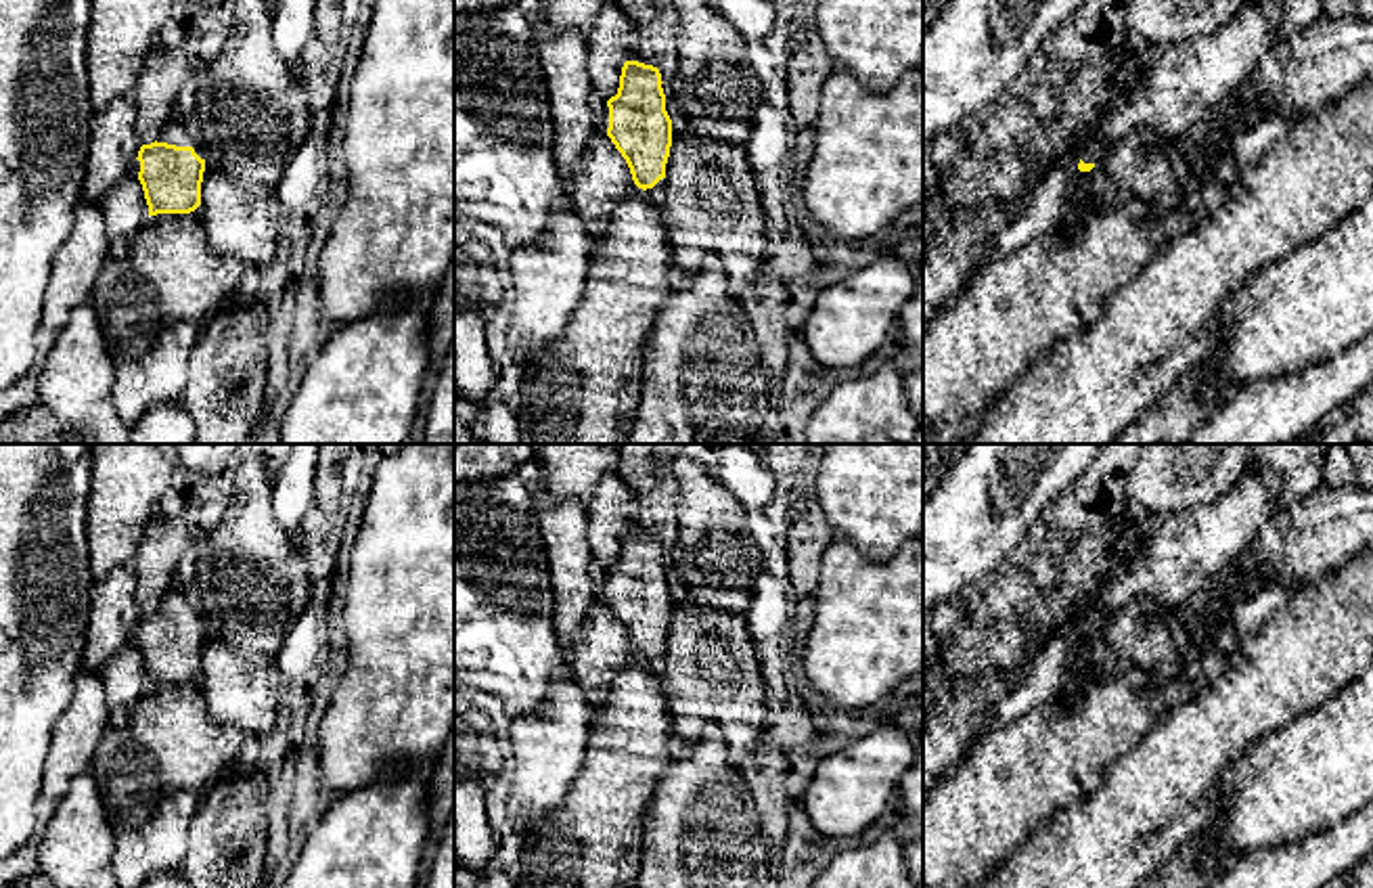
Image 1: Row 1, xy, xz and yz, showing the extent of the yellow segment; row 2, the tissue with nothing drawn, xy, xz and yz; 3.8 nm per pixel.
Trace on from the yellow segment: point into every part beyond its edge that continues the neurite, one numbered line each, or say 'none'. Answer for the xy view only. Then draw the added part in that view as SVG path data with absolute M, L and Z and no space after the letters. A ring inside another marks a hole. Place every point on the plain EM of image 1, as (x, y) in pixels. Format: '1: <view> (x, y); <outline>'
1: xy (174, 602); M170 586L165 591L163 599L157 605L157 612L167 612L167 614L176 614L176 616L193 616L195 622L201 628L205 628L205 618L203 618L201 607L193 605L188 601L188 597L180 589L176 589L176 586Z

